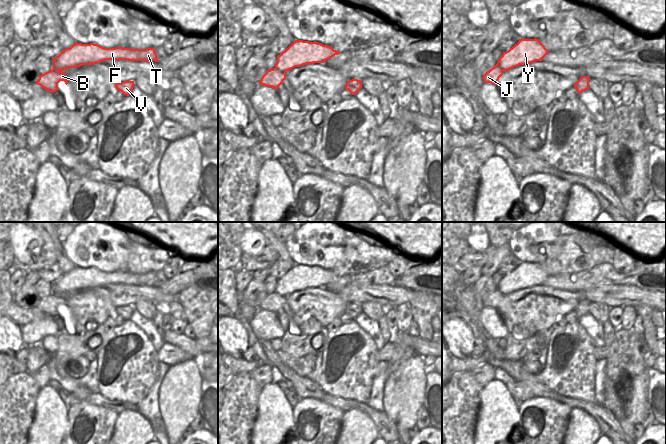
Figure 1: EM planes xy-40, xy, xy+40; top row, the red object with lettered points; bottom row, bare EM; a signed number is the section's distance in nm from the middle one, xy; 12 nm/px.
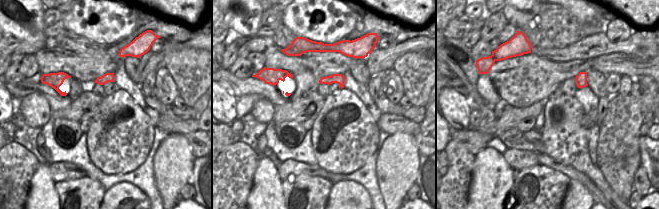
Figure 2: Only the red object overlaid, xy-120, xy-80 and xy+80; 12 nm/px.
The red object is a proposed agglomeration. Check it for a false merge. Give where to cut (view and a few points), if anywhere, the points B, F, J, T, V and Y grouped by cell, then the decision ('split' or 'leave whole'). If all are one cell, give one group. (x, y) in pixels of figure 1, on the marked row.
xy (275, 67), (285, 72) | B J V / F T Y | split

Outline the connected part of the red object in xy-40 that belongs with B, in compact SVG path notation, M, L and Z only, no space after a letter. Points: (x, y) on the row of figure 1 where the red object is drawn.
M54 69L39 75L39 79L35 84L40 85L46 91L54 93L58 90L58 83L64 81L68 84L68 78L65 73L56 71Z

